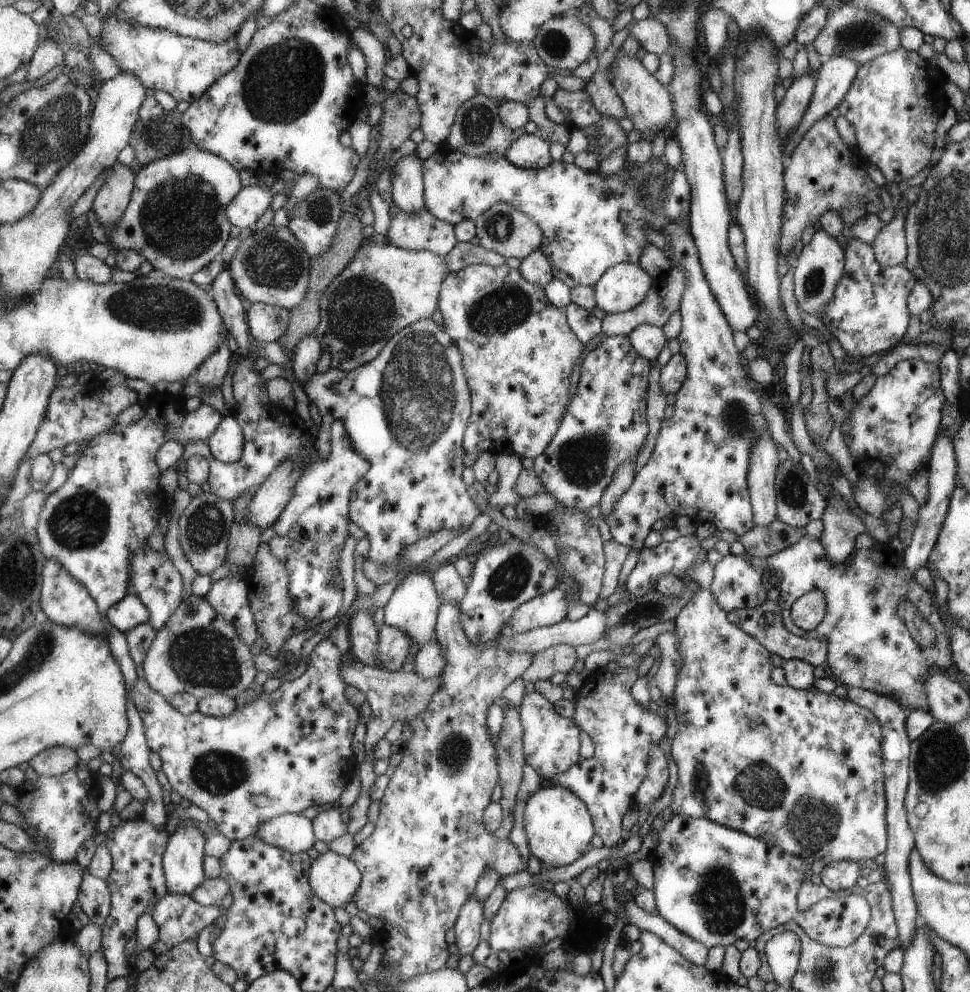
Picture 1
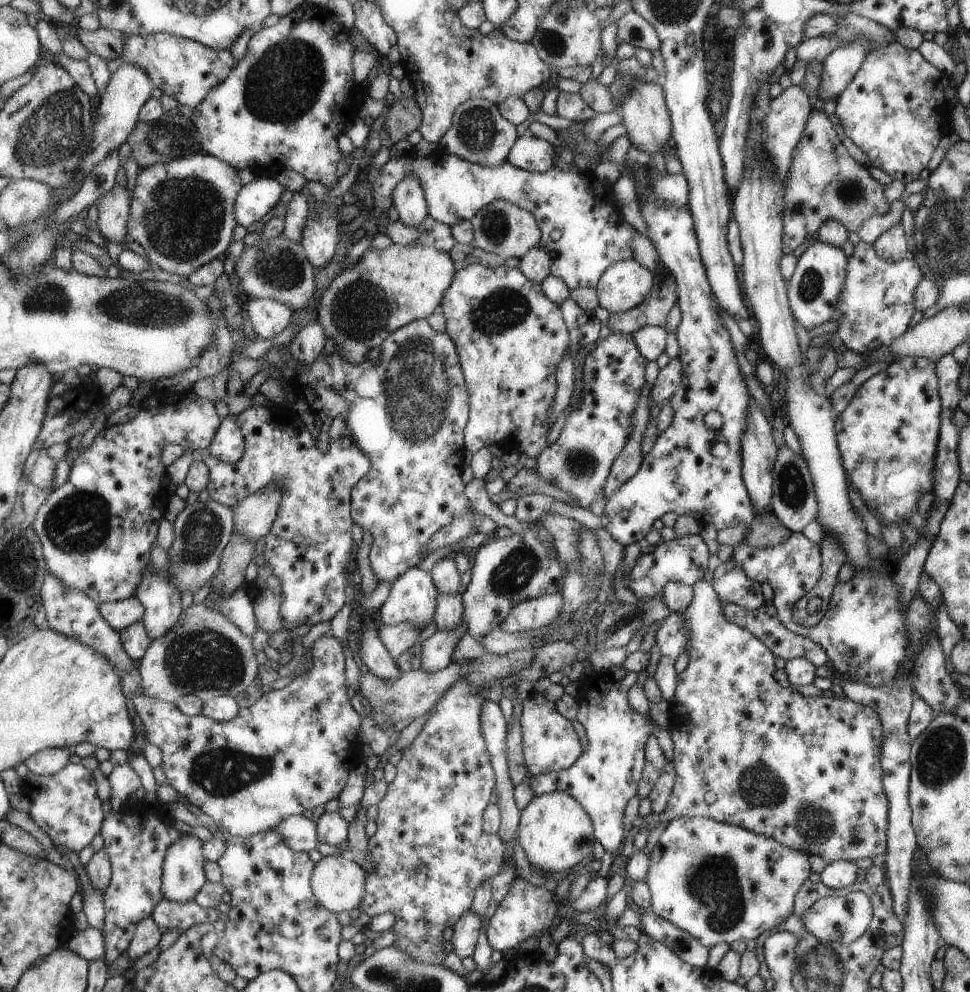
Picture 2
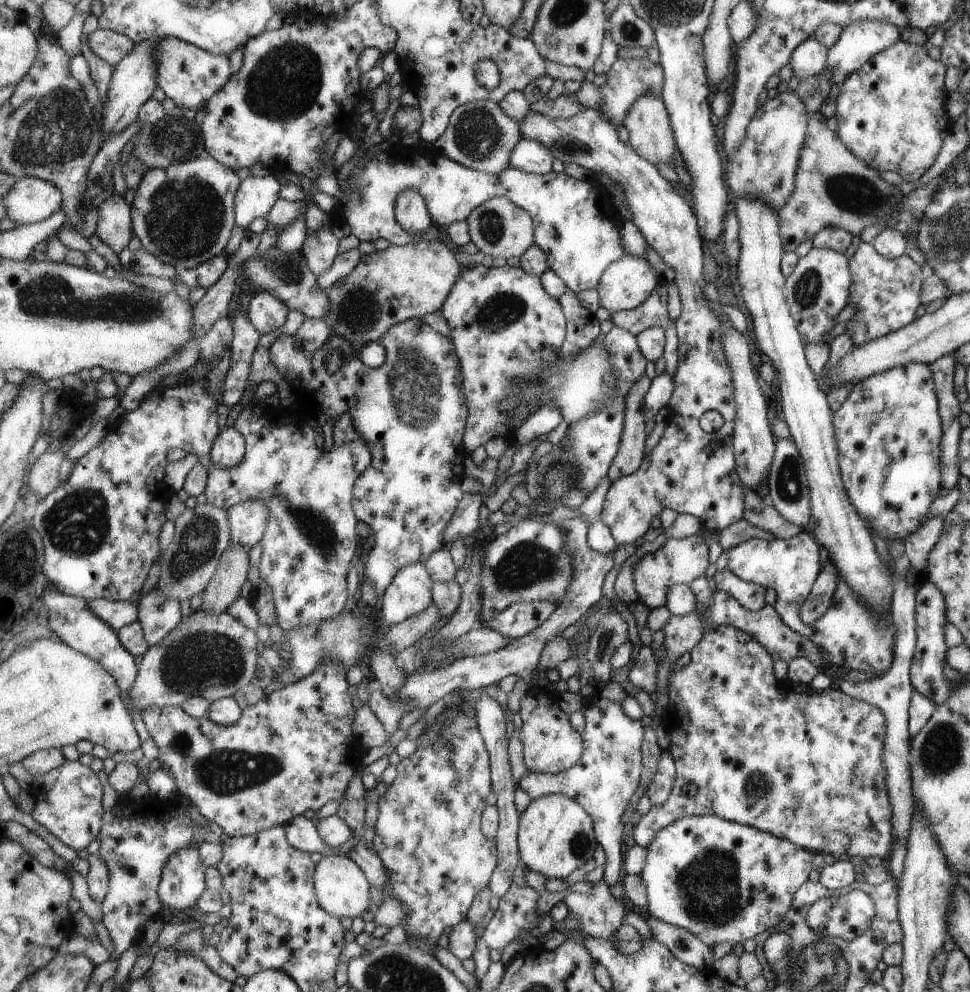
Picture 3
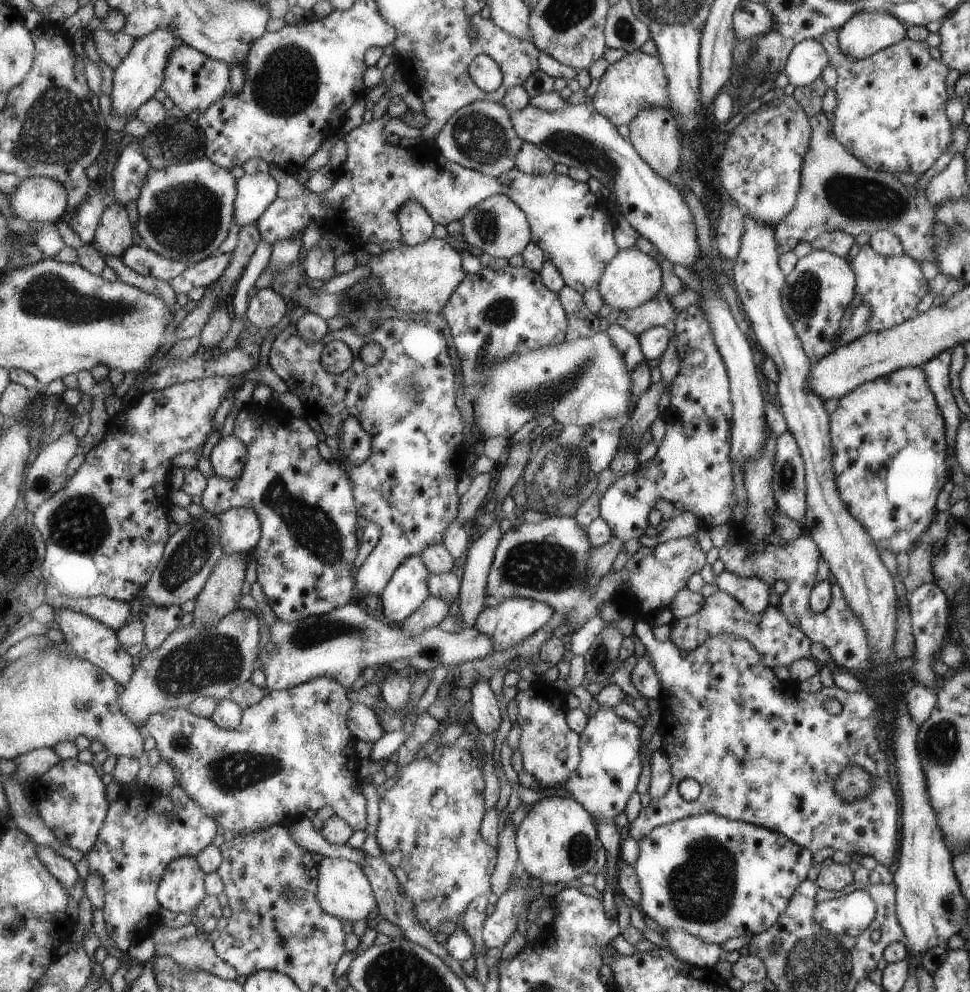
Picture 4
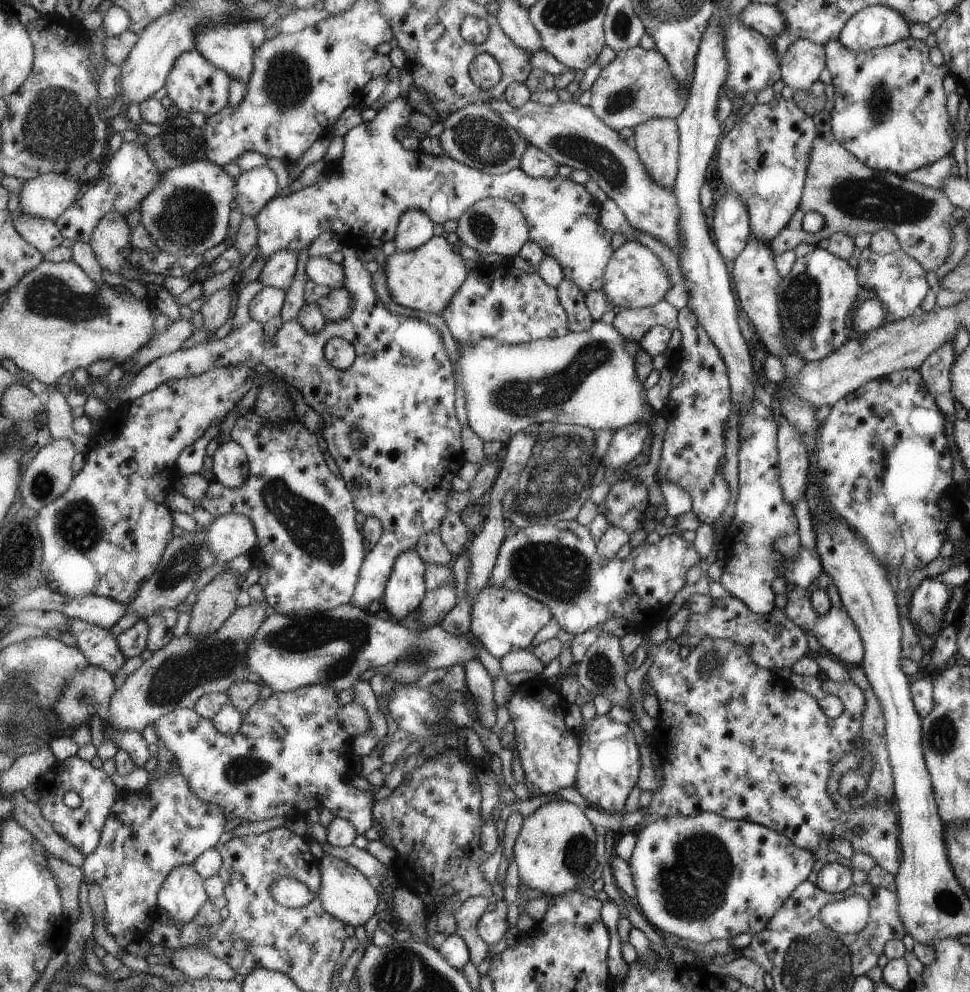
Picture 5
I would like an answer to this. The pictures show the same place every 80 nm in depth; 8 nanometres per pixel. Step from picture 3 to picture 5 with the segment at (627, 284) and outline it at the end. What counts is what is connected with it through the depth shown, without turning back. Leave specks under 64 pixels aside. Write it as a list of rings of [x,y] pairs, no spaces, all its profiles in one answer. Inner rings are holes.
[[[626,240],[619,248],[614,249],[614,252],[611,253],[609,264],[607,264],[602,274],[601,290],[607,300],[615,306],[619,306],[619,308],[623,308],[625,311],[640,311],[644,306],[651,306],[663,300],[665,292],[671,286],[673,285],[668,281],[663,263],[652,253],[649,243],[640,240],[638,242]]]

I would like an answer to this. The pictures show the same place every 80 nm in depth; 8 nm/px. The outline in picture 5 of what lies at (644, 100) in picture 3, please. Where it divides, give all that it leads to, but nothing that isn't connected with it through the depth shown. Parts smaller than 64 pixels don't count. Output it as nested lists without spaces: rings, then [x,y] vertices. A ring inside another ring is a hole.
[[[657,117],[632,129],[633,147],[646,171],[659,186],[671,189],[677,176],[677,129],[675,119]]]

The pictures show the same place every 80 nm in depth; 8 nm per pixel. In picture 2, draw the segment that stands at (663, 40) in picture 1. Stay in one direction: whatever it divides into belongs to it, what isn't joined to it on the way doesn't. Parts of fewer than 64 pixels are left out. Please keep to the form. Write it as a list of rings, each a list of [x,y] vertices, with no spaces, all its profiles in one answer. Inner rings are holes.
[[[634,11],[623,14],[614,22],[617,25],[616,36],[619,42],[627,42],[635,48],[645,48],[650,52],[659,50],[660,38],[657,31]]]

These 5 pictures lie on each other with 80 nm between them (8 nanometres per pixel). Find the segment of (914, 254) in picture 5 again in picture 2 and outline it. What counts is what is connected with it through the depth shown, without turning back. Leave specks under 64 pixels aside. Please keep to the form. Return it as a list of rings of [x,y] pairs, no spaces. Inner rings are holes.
[[[812,110],[801,138],[791,151],[786,192],[783,196],[783,244],[785,254],[793,252],[805,236],[817,231],[822,222],[836,220],[847,232],[856,232],[868,216],[884,215],[889,209],[882,185],[869,176],[868,166],[857,163],[841,145],[828,114]]]

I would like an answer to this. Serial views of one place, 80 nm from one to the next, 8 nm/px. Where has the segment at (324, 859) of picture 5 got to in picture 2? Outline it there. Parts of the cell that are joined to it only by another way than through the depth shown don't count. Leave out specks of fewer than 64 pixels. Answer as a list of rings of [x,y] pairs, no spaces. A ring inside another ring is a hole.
[[[345,854],[322,856],[310,874],[310,887],[328,911],[352,913],[362,900],[366,873]]]

